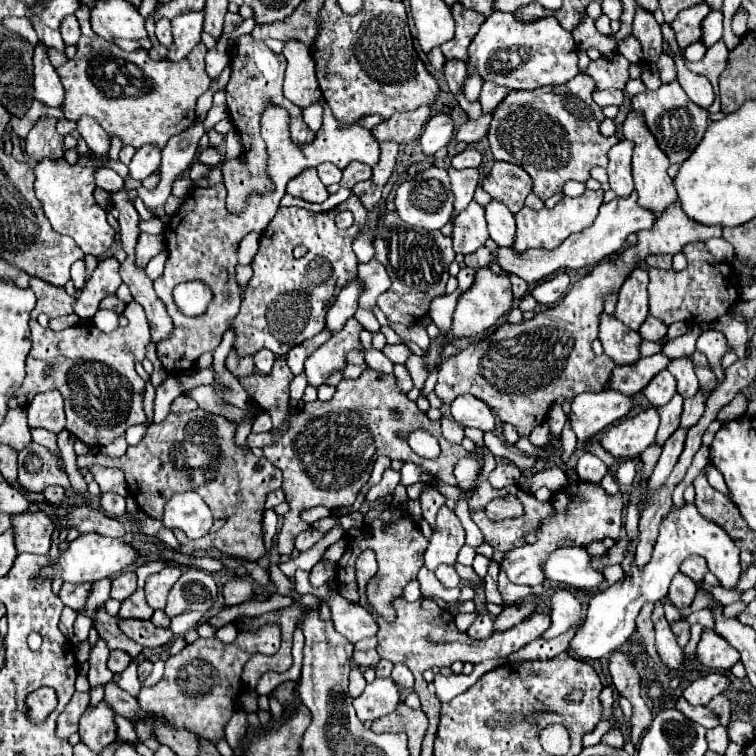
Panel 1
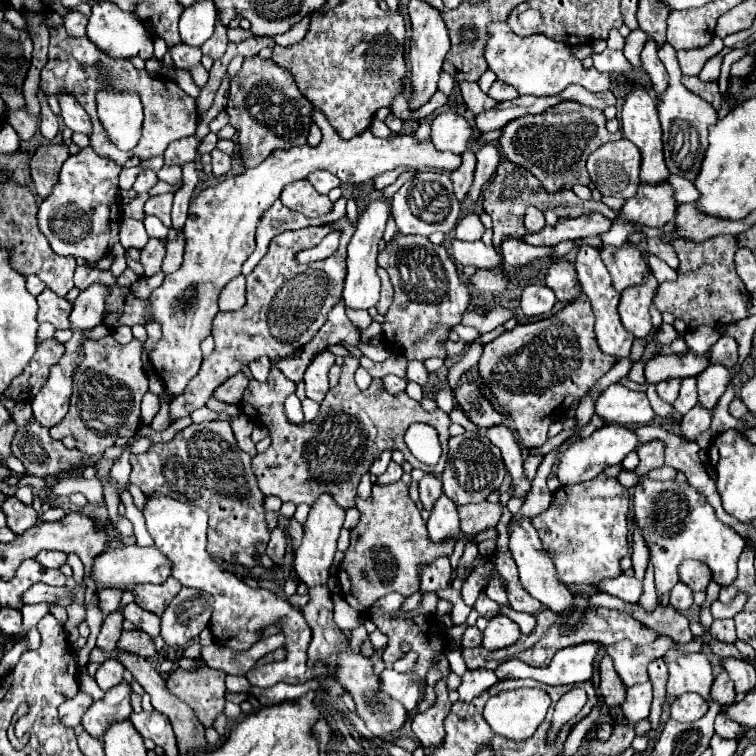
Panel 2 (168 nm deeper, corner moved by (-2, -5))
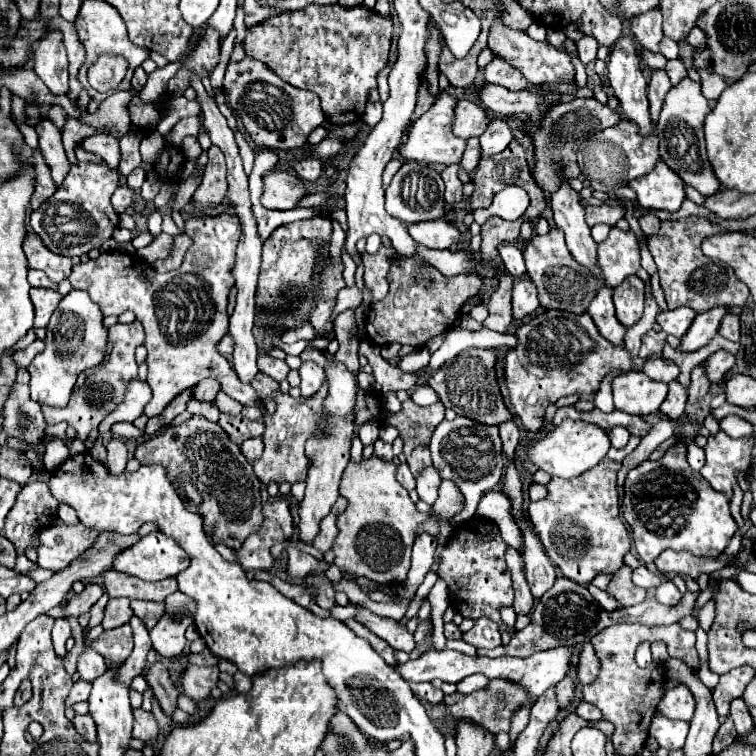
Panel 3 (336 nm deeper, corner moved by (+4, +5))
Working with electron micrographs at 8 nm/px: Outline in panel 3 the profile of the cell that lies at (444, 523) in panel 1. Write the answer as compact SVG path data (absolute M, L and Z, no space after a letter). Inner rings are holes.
M427 468L423 474L417 476L417 494L423 502L433 504L437 500L437 490L441 486L441 478L435 472L435 468Z

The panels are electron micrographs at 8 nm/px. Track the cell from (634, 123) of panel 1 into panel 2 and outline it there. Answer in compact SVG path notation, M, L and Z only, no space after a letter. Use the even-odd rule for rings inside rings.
M633 86L627 90L625 96L625 104L621 110L621 128L623 128L623 136L627 140L631 140L643 156L643 164L641 164L641 182L649 182L649 184L659 184L663 180L669 178L665 160L663 160L663 144L661 144L661 126L659 126L659 118L657 118L657 104L653 94L643 88L643 86Z

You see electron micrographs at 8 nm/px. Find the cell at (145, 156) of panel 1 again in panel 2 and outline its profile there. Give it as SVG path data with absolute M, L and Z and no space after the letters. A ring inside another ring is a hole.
M143 170L143 172L137 176L133 190L135 190L135 192L149 192L155 184L157 184L157 174L155 174L153 170Z

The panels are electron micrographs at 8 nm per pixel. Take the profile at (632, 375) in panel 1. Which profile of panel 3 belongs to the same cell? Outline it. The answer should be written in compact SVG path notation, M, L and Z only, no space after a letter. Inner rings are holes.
M715 308L715 310L709 310L707 314L699 314L693 320L687 334L681 338L679 350L681 352L695 352L695 350L707 346L711 342L711 338L717 334L719 322L725 316L725 312L727 312L727 308Z

